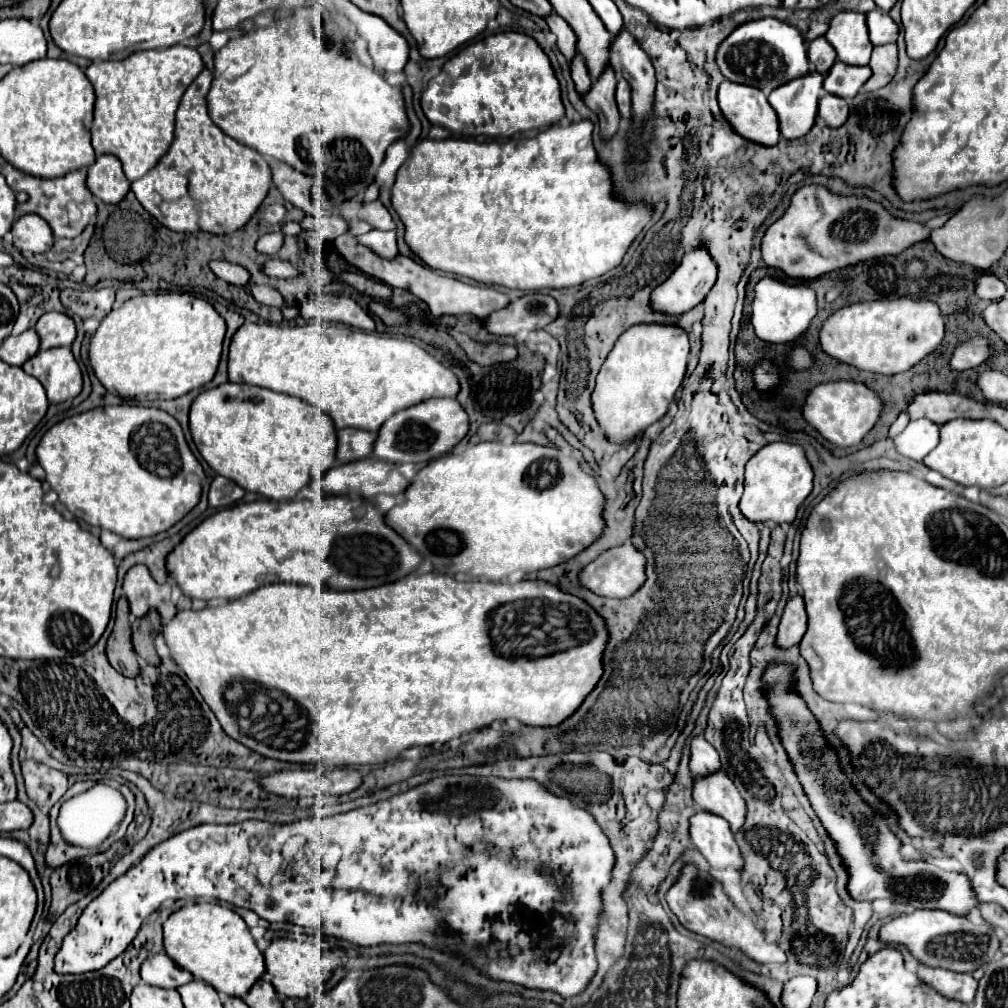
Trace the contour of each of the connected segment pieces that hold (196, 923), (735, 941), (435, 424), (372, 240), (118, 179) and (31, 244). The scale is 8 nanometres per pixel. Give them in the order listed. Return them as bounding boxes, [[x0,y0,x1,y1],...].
[[164,903,266,997],[666,867,786,963],[374,397,468,465],[358,231,398,259],[86,155,130,205],[12,215,54,253]]

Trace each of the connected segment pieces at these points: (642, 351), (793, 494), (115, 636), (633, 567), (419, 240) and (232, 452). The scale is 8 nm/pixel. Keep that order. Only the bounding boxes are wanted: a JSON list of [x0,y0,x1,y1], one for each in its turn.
[[592,323,690,443],[740,443,812,523],[106,597,140,677],[580,541,646,599],[392,119,654,291],[190,383,338,501]]

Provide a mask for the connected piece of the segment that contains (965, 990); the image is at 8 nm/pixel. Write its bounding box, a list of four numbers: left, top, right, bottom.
[916,963,978,1003]

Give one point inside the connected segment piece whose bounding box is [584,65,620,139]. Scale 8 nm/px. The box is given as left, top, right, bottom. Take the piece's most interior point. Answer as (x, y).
(600, 97)

